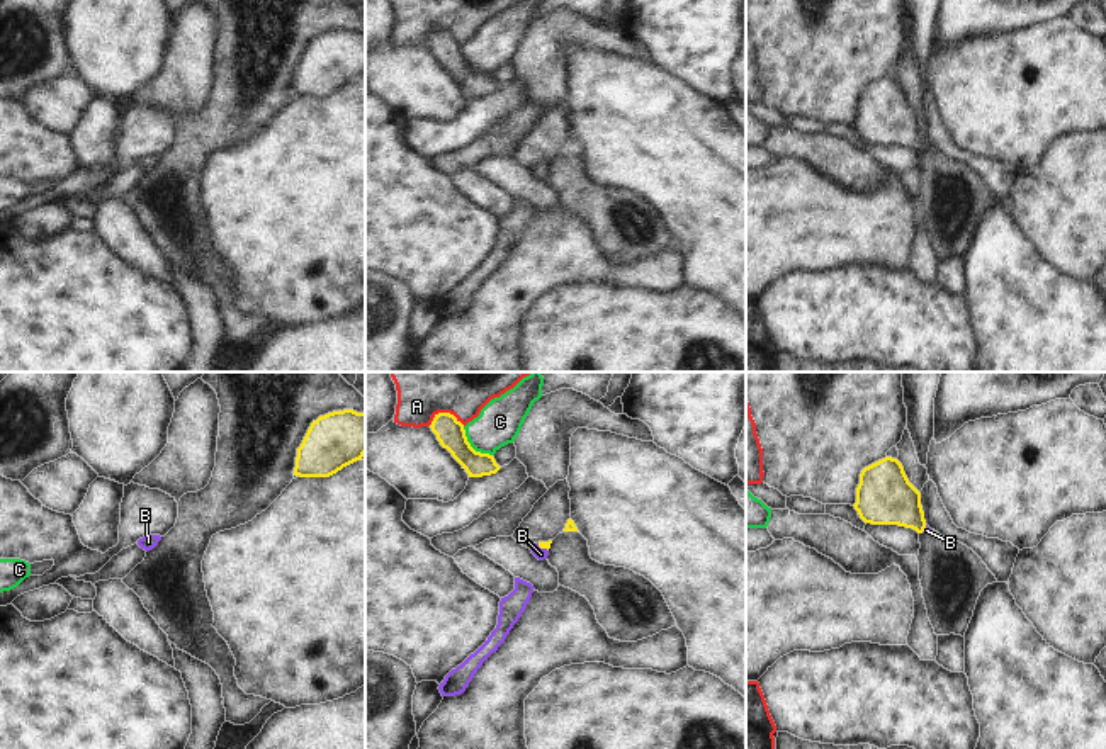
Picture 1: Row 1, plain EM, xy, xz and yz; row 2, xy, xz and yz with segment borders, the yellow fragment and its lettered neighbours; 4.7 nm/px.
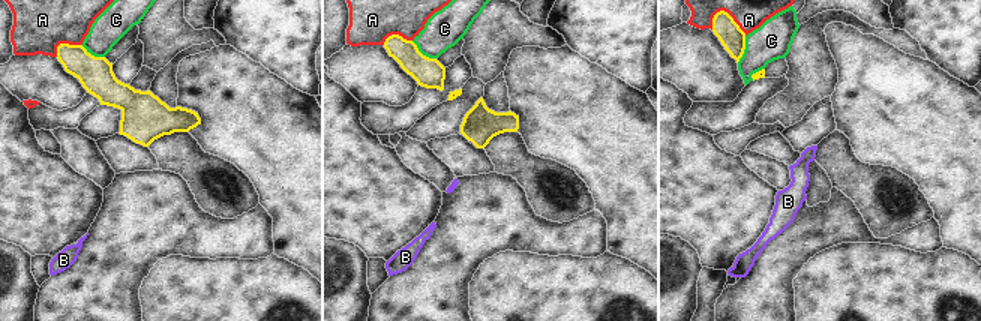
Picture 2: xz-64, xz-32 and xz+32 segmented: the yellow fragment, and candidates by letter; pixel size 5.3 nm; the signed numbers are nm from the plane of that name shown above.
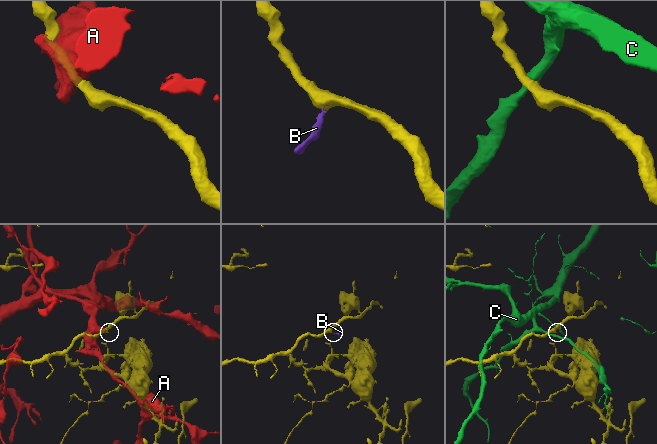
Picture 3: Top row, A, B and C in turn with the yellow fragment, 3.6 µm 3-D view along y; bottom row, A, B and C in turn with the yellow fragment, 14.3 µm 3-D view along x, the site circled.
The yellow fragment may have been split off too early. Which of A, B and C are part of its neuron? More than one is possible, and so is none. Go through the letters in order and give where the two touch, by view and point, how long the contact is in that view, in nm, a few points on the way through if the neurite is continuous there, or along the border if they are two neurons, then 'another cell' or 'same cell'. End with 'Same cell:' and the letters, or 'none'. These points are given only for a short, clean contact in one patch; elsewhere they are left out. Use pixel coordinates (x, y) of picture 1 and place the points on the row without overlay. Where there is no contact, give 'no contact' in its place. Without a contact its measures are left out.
A: contact xz (445, 33); length 180 nm; another cell
B: contact xz (542, 167); length 70 nm; way xz (541, 163), (542, 167), (541, 174); same cell
C: contact xz (471, 67); length 200 nm; border xz (462, 46), (468, 61), (476, 70), (491, 75); another cell
Same cell: B

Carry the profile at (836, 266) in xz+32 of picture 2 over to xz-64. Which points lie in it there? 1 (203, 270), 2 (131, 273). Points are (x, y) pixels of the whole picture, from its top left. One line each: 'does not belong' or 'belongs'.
1: belongs
2: does not belong

